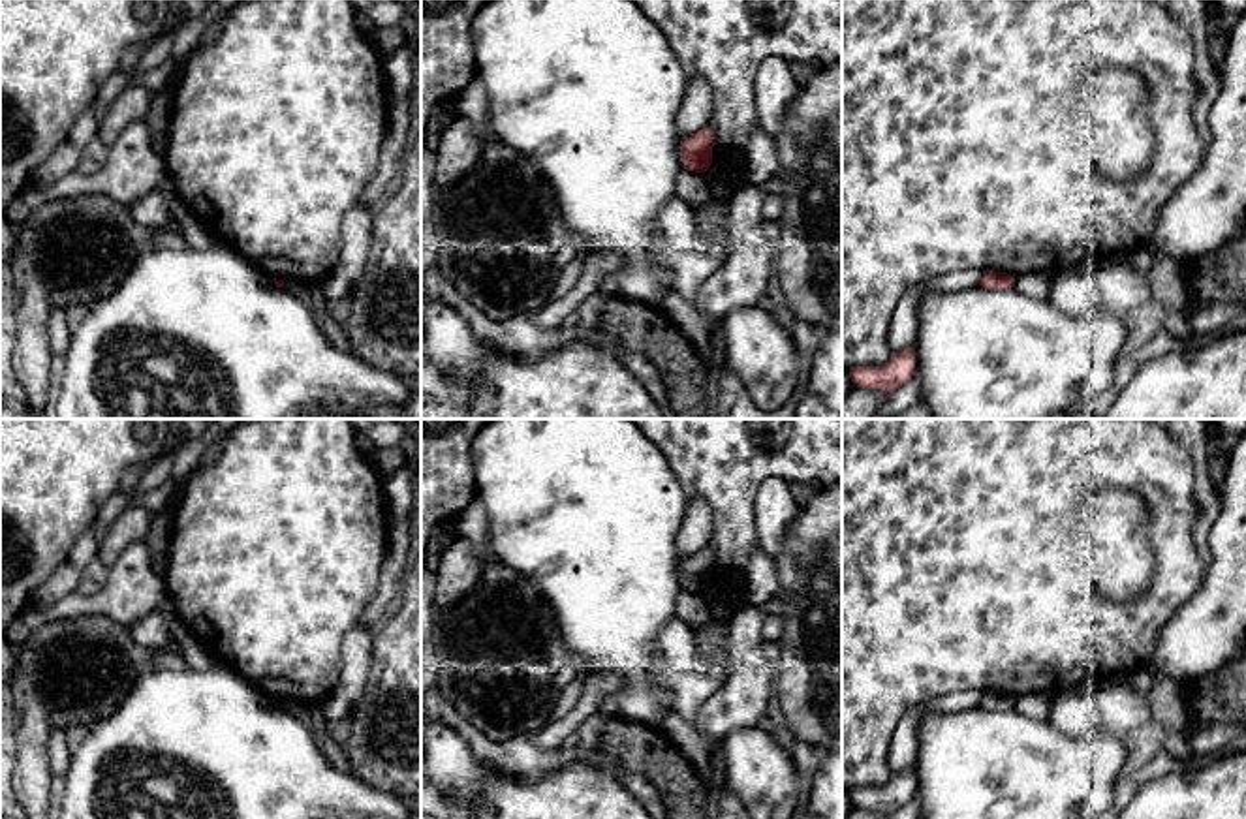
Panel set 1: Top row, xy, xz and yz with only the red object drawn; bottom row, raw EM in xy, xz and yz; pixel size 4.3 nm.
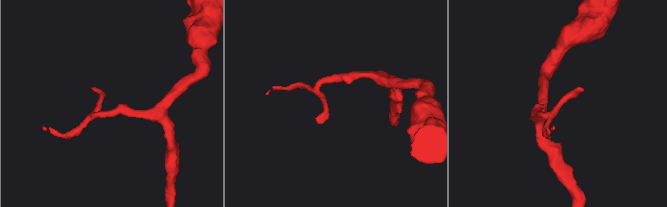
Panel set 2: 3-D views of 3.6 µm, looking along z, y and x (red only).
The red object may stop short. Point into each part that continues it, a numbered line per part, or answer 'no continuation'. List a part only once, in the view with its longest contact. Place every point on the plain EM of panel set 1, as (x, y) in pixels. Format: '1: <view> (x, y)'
no continuation

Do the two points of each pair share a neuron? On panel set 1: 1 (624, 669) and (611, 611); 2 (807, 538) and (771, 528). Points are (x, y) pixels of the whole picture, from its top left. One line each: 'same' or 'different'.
1: same
2: different

